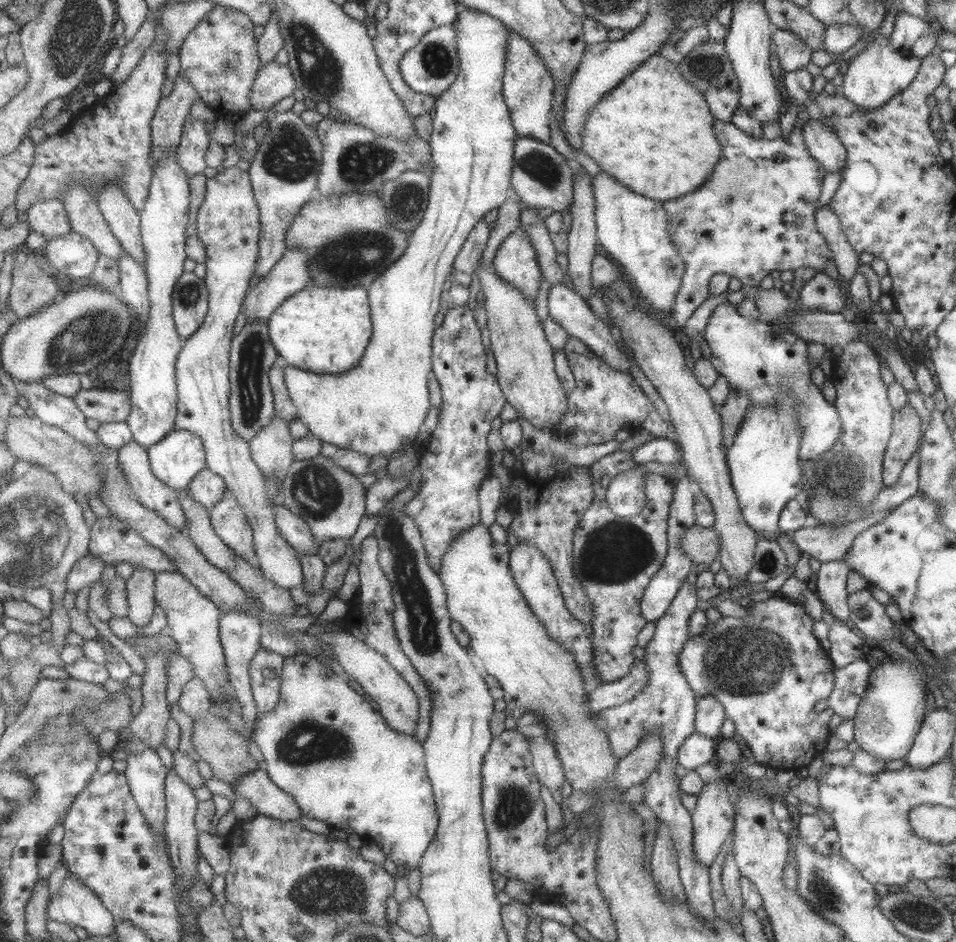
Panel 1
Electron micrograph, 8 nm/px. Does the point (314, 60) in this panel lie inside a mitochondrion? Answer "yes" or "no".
yes

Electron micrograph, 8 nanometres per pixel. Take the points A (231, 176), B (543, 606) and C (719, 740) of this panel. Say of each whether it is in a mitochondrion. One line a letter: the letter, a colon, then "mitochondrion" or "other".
A: other
B: other
C: other

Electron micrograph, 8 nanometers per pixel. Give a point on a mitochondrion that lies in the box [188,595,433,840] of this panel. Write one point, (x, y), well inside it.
(304, 744)

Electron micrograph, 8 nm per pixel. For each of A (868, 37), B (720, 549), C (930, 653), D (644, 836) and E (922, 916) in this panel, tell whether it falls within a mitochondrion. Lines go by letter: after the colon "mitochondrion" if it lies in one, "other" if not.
A: other
B: other
C: other
D: other
E: mitochondrion

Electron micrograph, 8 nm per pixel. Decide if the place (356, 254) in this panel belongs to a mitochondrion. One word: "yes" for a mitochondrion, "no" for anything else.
yes

